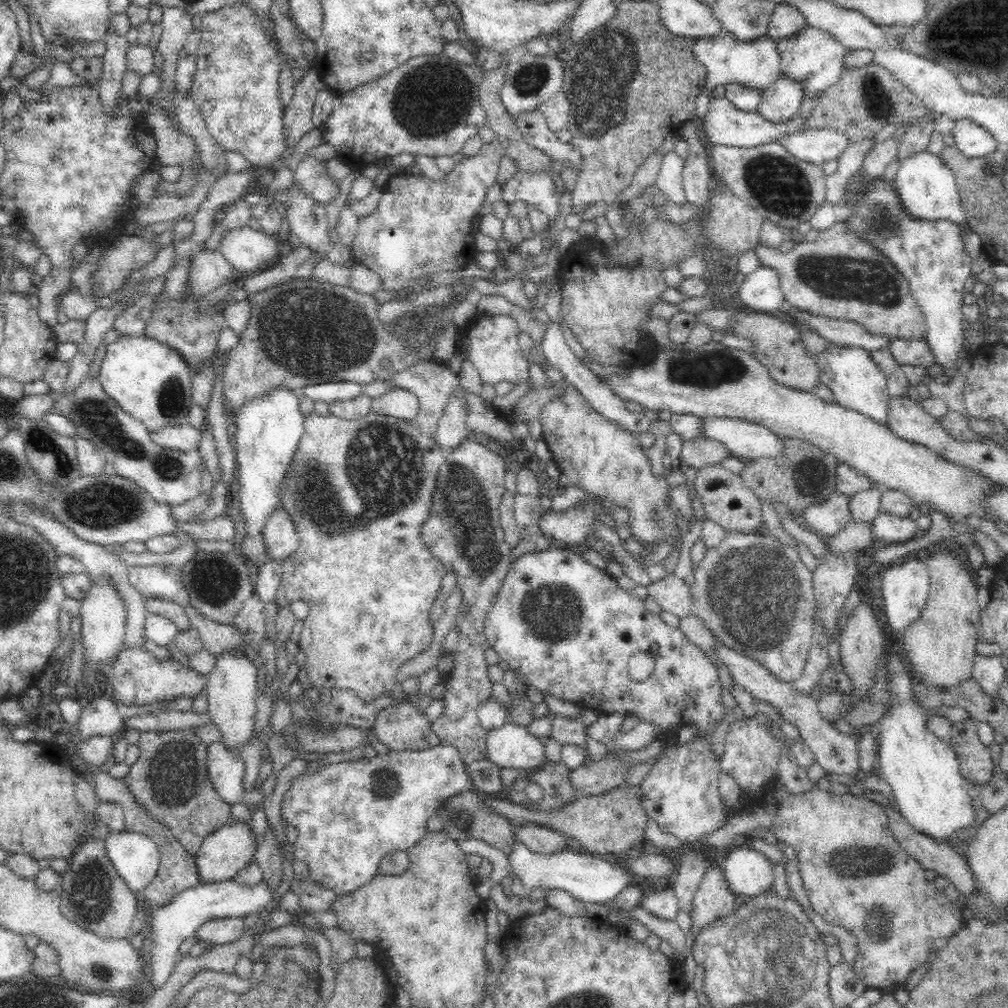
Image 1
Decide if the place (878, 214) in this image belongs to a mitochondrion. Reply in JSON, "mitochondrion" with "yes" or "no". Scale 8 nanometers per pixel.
{"mitochondrion":"yes"}

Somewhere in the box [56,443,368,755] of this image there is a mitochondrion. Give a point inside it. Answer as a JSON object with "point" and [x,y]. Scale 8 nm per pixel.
{"point":[103,505]}

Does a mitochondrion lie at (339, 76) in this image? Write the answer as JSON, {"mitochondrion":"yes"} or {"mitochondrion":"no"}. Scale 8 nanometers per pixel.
{"mitochondrion":"no"}

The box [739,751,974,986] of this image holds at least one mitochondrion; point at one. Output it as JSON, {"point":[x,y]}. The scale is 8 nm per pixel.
{"point":[862,863]}

